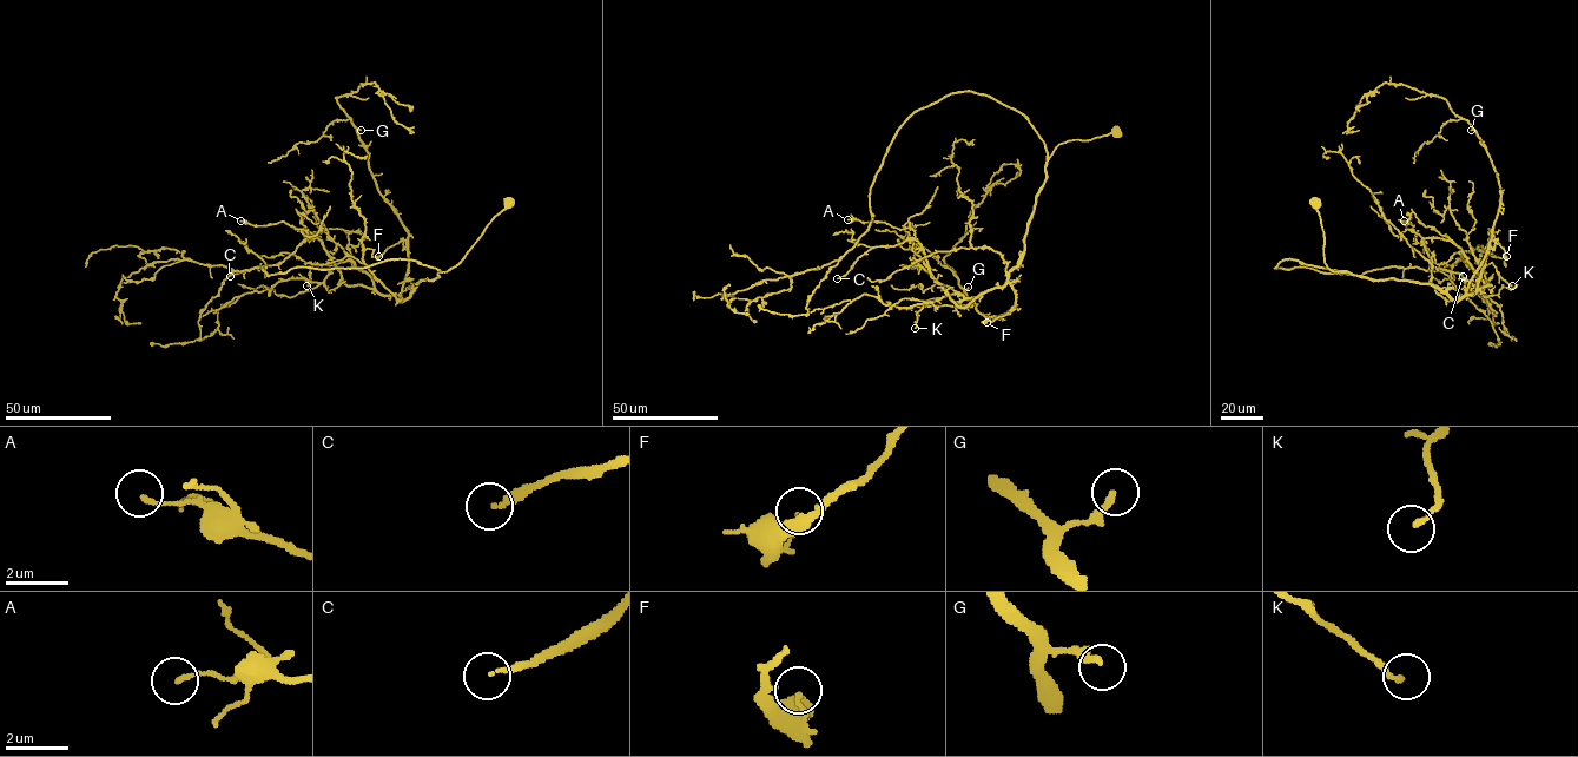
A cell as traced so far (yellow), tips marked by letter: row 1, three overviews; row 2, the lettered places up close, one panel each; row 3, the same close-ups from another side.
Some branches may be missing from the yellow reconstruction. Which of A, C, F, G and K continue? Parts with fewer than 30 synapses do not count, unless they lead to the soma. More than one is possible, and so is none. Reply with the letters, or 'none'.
C, G

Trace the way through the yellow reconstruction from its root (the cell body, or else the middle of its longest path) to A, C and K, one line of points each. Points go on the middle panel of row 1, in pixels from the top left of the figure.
A: (1116, 132), (1056, 147), (1018, 264), (1003, 285), (965, 307), (931, 276), (912, 229), (847, 219)
C: (1116, 132), (1056, 147), (1018, 264), (1003, 285), (965, 307), (931, 276), (911, 238), (871, 248), (837, 278)
K: (1116, 132), (1068, 140), (1054, 150), (1024, 251), (1003, 285), (971, 297), (953, 293), (926, 300), (915, 328)

